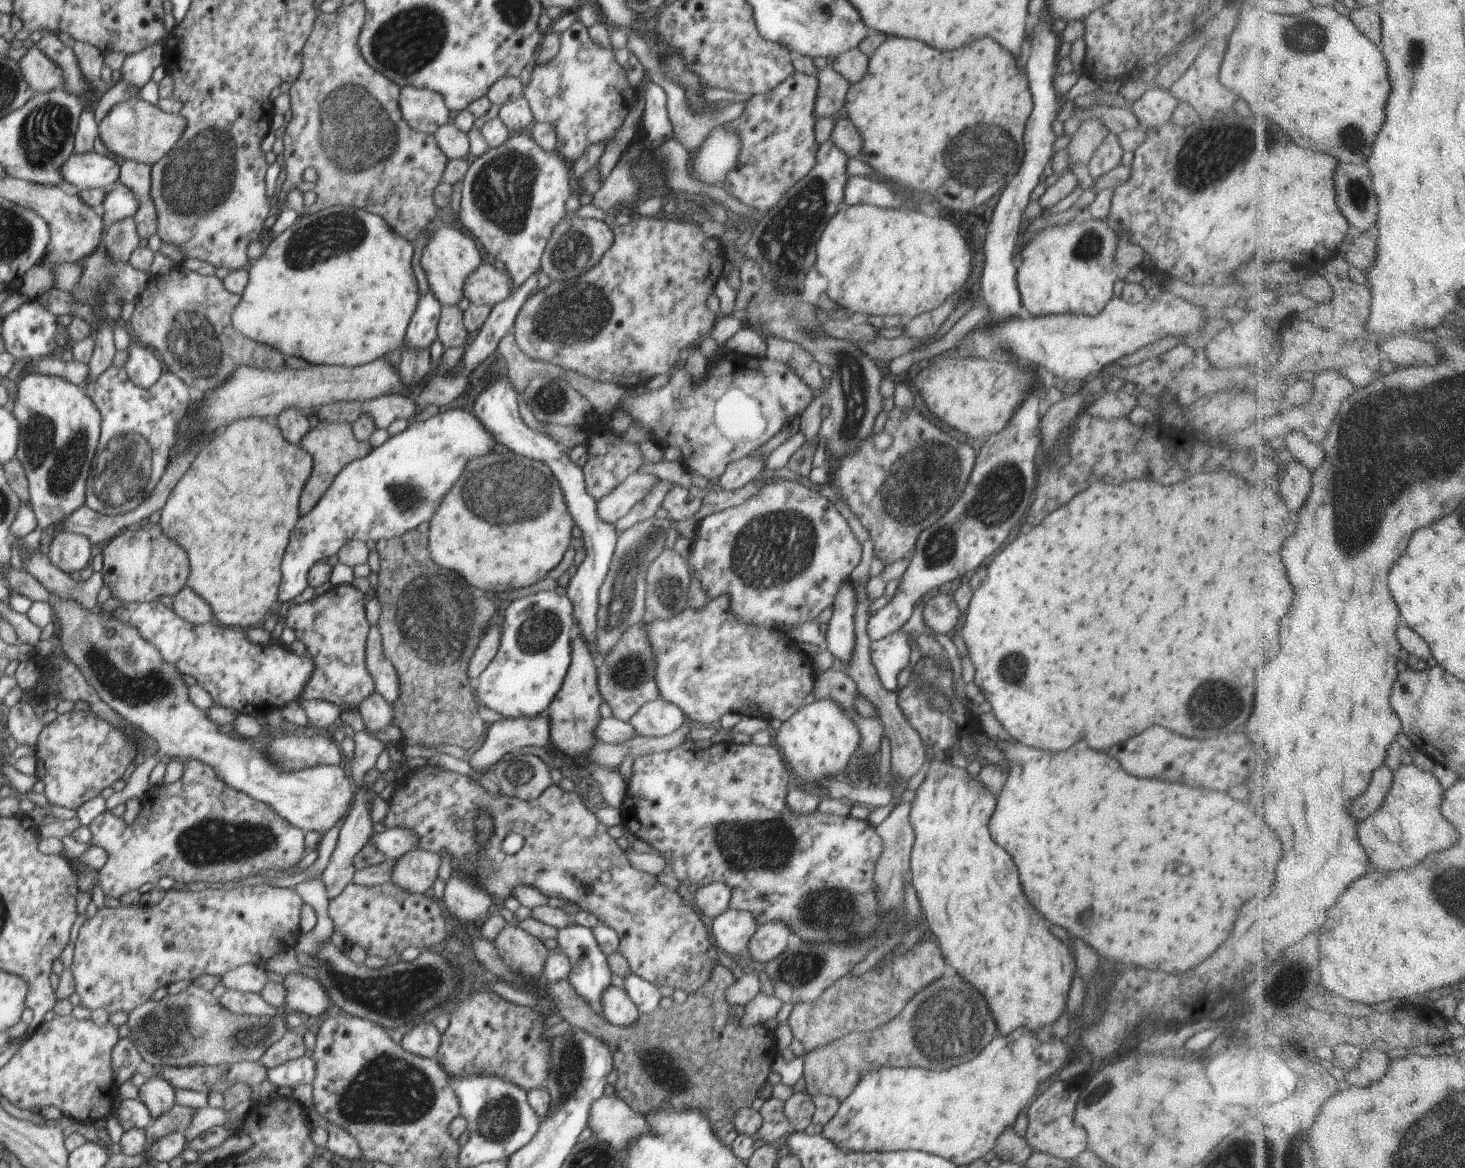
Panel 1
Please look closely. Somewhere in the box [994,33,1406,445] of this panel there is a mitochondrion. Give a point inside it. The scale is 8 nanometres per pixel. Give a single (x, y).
(1204, 166)

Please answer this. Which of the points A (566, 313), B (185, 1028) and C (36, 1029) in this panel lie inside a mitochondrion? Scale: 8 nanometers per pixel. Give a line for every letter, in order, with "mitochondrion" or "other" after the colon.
A: mitochondrion
B: mitochondrion
C: other

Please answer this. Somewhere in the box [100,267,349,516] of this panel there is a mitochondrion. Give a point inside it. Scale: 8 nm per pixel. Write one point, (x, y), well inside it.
(193, 344)

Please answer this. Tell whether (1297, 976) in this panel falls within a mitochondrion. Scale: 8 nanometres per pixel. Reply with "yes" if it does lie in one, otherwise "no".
no

